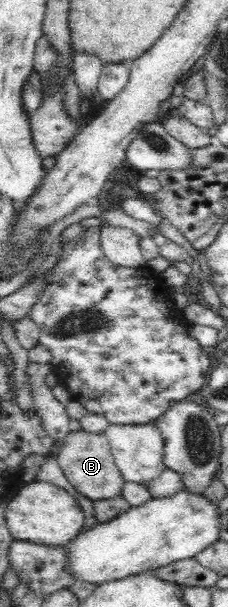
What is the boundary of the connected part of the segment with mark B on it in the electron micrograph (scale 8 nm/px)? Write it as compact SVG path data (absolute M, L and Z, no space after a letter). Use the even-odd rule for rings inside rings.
M84 429L71 431L65 437L56 461L74 489L92 501L117 497L125 483L111 454L109 441L103 433L90 433Z

